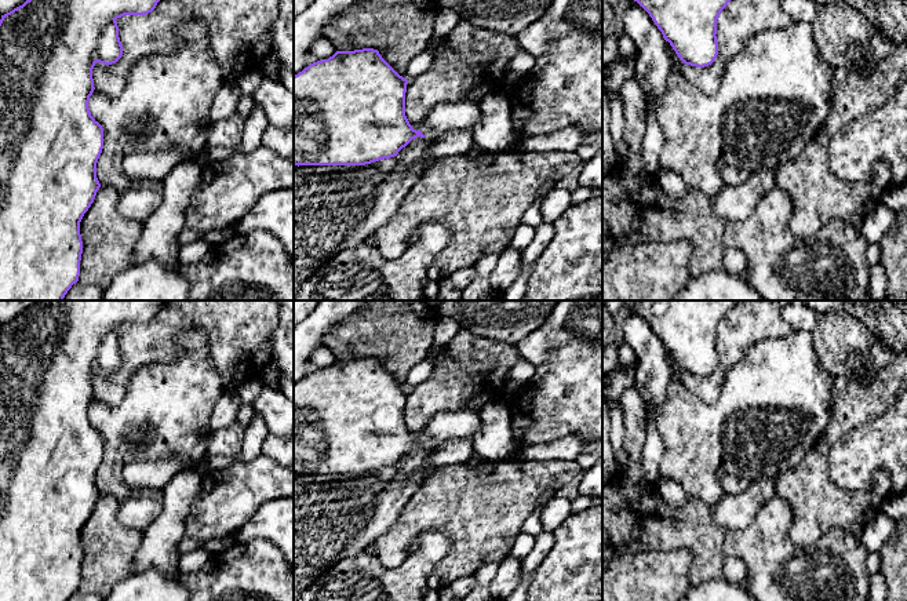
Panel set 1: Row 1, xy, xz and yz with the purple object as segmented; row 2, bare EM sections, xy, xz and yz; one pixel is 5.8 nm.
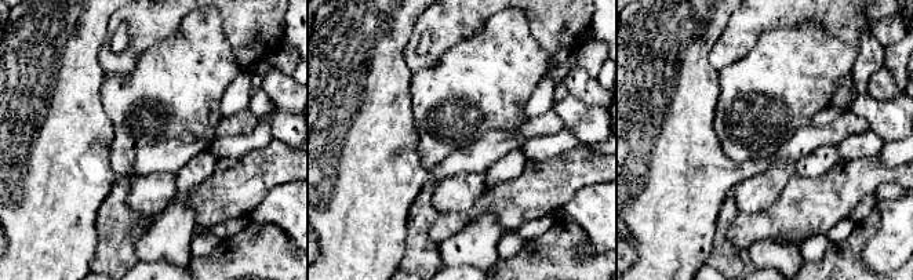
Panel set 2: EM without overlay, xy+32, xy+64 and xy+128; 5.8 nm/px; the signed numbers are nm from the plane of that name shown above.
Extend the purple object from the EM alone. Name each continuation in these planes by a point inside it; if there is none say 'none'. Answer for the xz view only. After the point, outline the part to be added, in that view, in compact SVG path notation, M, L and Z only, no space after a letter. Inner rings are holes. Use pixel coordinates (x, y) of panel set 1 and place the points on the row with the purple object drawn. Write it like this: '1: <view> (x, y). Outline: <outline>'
1: xz (445, 116). Outline: M440 102L431 109L422 134L438 136L452 130L473 130L480 120L481 112L476 102Z

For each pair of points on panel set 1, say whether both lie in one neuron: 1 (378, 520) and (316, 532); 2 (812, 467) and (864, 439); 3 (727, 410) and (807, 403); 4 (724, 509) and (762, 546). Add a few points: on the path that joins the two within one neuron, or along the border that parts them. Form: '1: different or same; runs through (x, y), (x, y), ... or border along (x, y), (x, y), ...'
1: same; runs through (363, 520), (331, 520)
2: different; border along (845, 432), (827, 456), (827, 474), (840, 488)
3: same; runs through (746, 404), (787, 403)
4: different; border along (764, 503), (747, 525), (727, 531)

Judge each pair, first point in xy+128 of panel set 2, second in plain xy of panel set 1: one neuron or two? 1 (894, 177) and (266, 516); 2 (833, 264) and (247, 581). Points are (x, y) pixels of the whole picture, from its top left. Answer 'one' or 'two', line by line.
1: two
2: one

